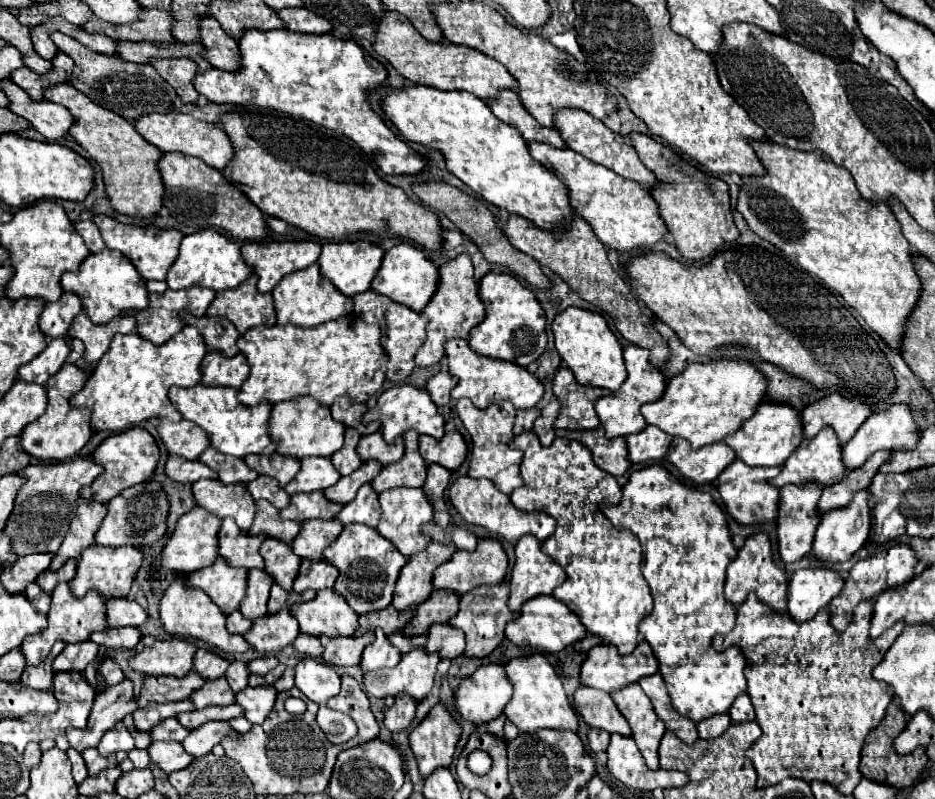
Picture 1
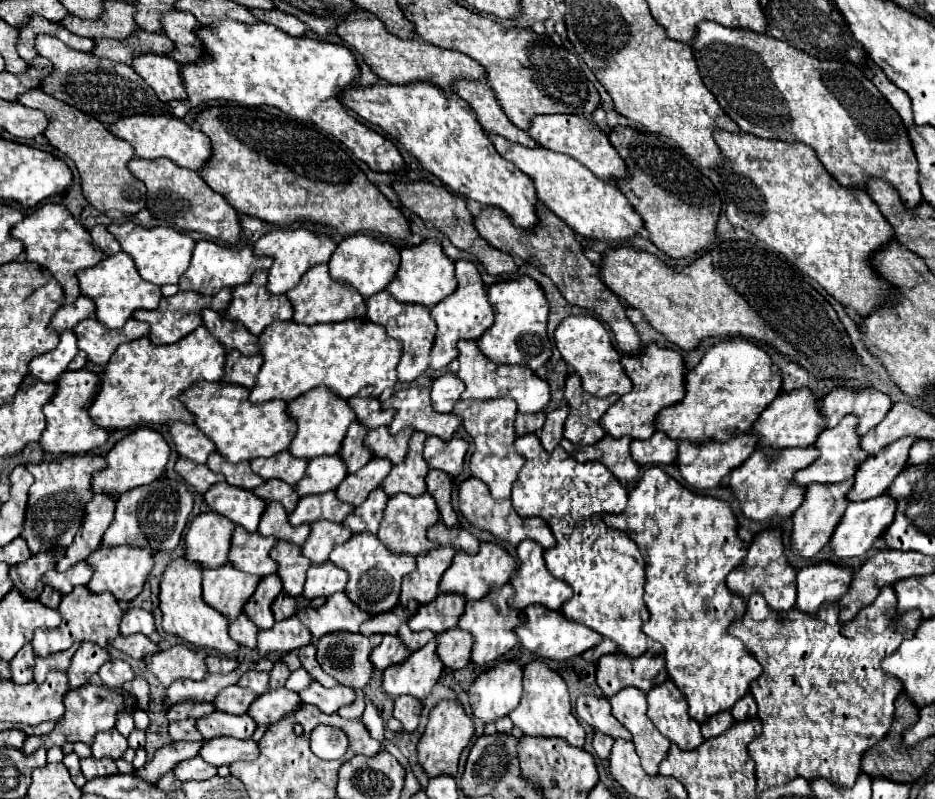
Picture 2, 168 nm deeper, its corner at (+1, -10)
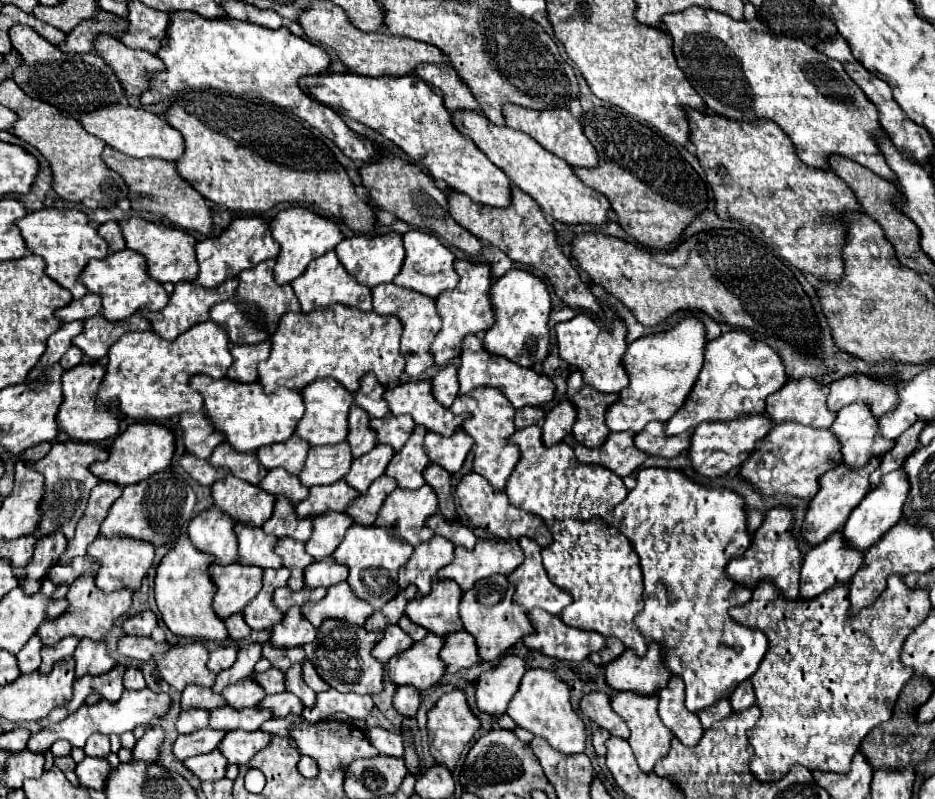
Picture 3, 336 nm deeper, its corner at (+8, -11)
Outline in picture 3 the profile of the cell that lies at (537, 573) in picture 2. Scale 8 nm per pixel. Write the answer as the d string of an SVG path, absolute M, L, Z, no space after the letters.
M527 538L519 540L519 544L525 552L525 562L507 576L515 586L515 604L523 606L525 610L541 608L559 616L561 610L573 602L573 598L549 580L541 564L541 546Z

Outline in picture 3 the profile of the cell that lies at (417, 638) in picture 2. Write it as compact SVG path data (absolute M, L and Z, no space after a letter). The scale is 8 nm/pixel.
M403 616L401 620L399 620L399 626L415 640L415 642L419 642L419 640L423 640L425 638L425 634L427 634L427 630L425 628L419 628L417 624L413 624L407 616Z

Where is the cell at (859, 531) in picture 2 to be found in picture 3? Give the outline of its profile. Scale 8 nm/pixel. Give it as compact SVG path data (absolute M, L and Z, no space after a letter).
M897 468L895 472L889 472L887 476L883 476L881 484L875 490L869 490L865 494L865 498L851 512L847 524L843 526L843 536L845 536L847 544L851 548L857 548L857 550L871 548L871 544L875 544L891 526L895 526L901 520L909 490L911 490L911 484L909 484L909 478L907 478L903 468Z

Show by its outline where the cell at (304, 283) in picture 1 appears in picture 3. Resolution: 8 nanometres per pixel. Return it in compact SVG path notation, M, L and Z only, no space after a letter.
M333 250L323 254L323 256L319 256L317 260L313 260L307 266L307 272L303 272L303 276L299 280L293 280L291 286L295 290L295 296L299 298L299 304L301 304L303 312L311 312L315 308L323 308L323 306L329 306L329 304L353 306L353 308L359 308L359 310L365 310L365 312L373 310L371 288L355 282L355 278L349 276L349 272L345 272L341 262L337 266L337 256L335 256Z

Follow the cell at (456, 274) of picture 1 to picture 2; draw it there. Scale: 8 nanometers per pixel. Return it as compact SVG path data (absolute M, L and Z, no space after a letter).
M466 259L456 261L456 279L458 279L456 291L450 297L446 297L444 301L440 301L430 311L432 319L438 325L436 339L434 339L434 345L432 345L432 351L430 351L430 363L428 363L430 369L444 369L448 363L452 363L458 357L456 343L460 339L476 341L494 323L494 311L492 311L492 305L488 303L484 283L482 283L480 273L474 267L474 263L466 261Z

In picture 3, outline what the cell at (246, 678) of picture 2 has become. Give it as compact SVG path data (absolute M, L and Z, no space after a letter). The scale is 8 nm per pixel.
M269 668L263 674L255 674L255 680L265 688L267 694L285 692L285 672L281 672L279 668Z

